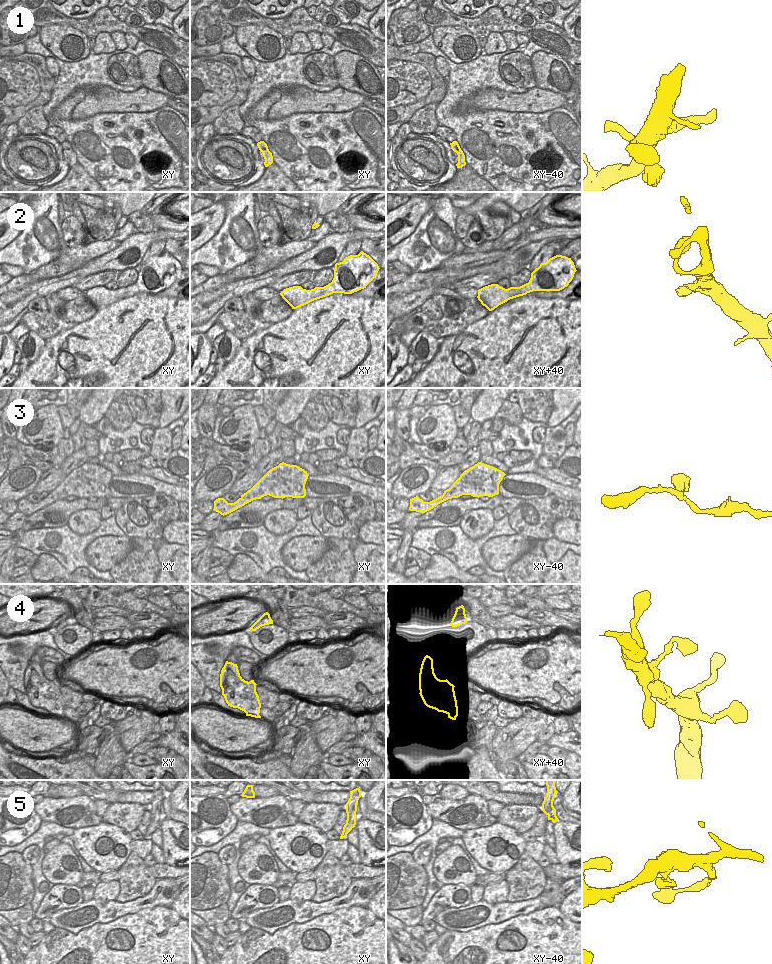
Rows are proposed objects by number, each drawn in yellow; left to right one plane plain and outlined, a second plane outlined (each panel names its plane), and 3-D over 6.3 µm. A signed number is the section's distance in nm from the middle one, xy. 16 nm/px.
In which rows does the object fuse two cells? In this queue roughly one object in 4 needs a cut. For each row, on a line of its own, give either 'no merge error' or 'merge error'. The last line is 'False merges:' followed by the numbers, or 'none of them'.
1: no merge error
2: no merge error
3: no merge error
4: no merge error
5: no merge error
False merges: none of them

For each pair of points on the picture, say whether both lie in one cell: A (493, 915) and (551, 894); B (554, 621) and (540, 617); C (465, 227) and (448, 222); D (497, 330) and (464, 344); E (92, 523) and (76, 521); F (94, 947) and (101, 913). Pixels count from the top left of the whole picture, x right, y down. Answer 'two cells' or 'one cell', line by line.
A: one cell
B: one cell
C: two cells
D: one cell
E: one cell
F: two cells

